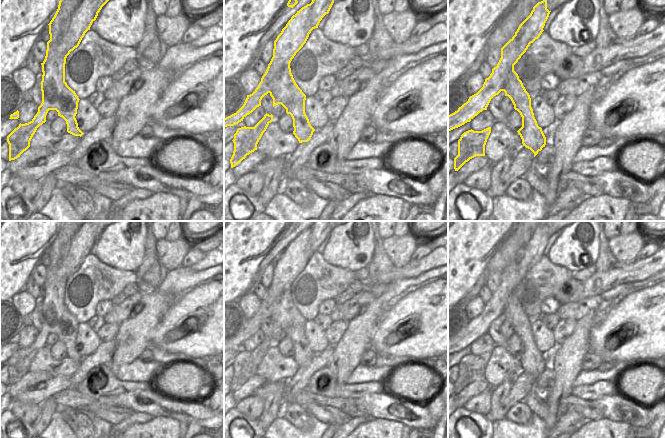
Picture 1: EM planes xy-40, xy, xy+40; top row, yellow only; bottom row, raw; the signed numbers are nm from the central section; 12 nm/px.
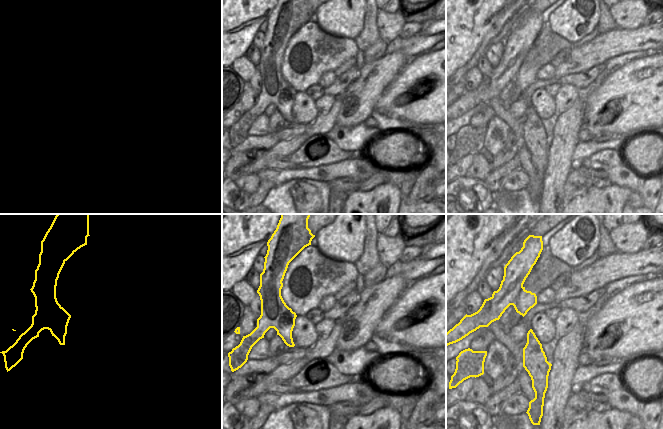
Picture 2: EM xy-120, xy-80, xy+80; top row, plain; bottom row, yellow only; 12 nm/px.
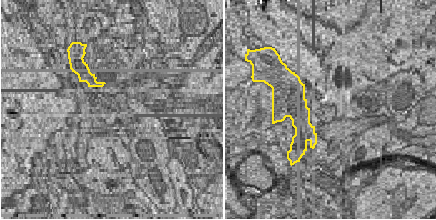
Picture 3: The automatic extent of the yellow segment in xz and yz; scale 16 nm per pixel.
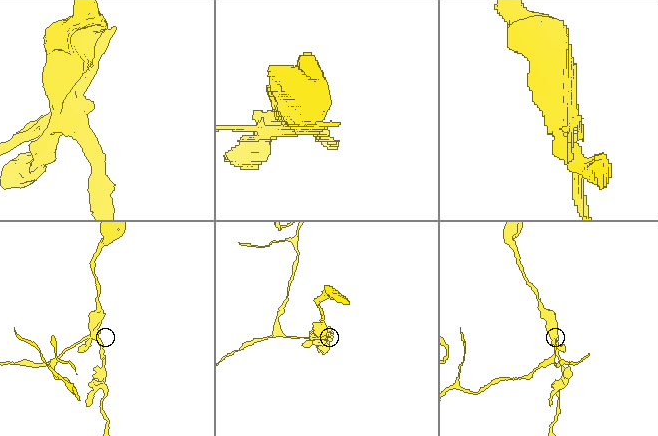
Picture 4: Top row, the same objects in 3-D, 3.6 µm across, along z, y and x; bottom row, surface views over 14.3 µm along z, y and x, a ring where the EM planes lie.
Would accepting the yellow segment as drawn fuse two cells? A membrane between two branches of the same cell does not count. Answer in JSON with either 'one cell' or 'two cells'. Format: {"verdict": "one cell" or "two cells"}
{"verdict": "two cells"}

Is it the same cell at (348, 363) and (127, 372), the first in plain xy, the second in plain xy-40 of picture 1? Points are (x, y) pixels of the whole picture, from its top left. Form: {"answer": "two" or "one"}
{"answer": "two"}

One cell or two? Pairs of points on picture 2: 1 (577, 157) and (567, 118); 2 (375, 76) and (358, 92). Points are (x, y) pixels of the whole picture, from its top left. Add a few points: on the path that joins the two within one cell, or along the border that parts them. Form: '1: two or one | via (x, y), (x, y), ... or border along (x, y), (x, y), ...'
1: two | border along (579, 141), (572, 155), (572, 168)
2: one | via (371, 80), (362, 89)

